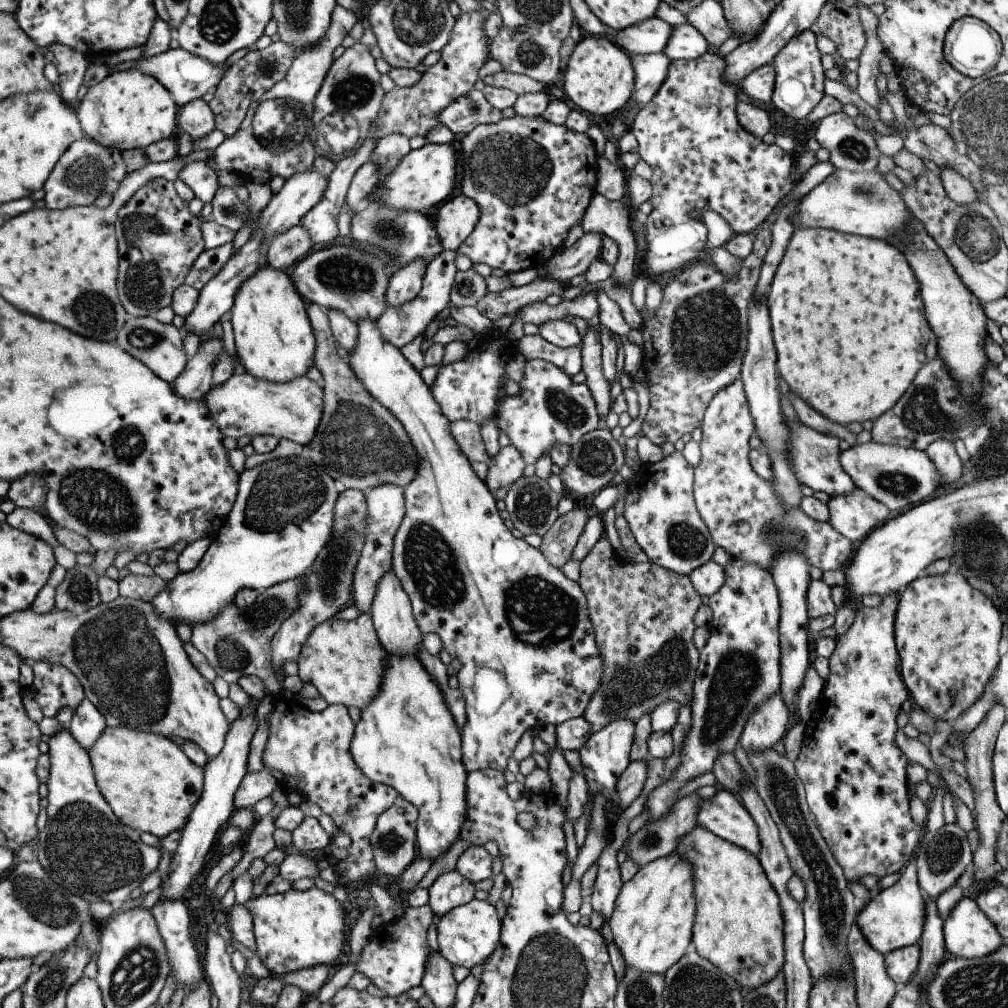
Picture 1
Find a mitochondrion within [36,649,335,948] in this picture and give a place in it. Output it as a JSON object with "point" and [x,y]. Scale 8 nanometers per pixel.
{"point":[86,850]}

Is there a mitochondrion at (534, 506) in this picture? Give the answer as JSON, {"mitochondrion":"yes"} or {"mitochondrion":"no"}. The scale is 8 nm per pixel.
{"mitochondrion":"yes"}

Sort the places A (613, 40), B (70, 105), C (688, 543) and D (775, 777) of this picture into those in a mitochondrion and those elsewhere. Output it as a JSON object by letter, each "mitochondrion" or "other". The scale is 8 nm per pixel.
{"A":"other","B":"other","C":"mitochondrion","D":"mitochondrion"}

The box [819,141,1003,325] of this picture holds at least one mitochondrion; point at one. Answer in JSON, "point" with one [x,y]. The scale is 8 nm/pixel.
{"point":[975,235]}

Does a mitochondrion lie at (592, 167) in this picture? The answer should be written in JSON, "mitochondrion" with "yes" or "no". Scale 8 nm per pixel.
{"mitochondrion":"no"}

